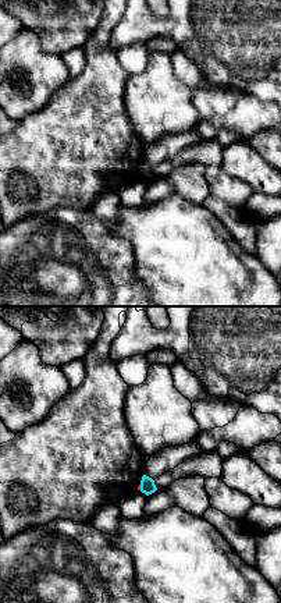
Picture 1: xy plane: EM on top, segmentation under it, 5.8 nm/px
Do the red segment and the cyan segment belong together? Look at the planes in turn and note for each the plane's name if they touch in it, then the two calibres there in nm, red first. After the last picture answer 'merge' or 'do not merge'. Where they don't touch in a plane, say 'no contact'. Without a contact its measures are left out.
contact in xy; calibres 20 and 90 nm

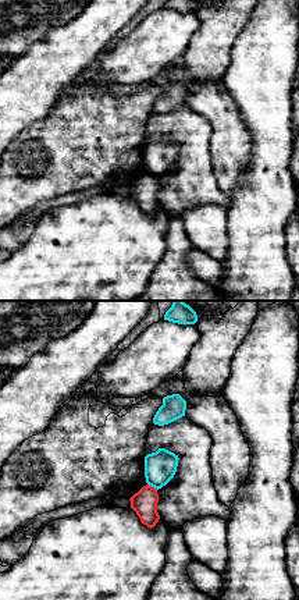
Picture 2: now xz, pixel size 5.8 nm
contact in xz; calibres 150 and 190 nm

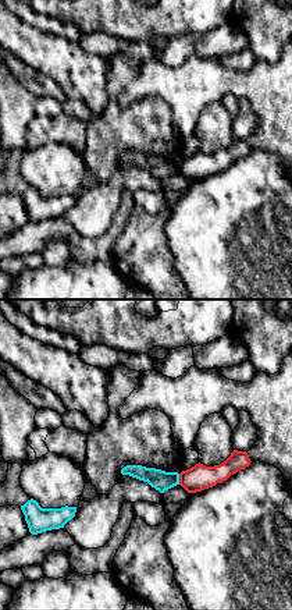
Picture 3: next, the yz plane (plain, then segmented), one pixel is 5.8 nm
contact in yz; calibres 150 and 120 nm

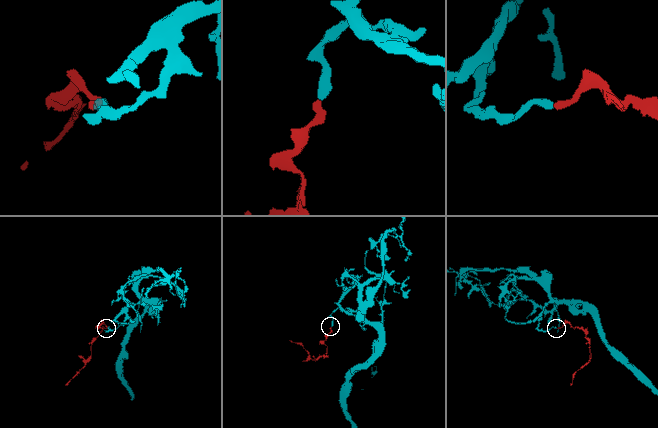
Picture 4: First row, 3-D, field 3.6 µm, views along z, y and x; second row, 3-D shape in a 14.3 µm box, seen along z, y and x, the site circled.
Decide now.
do not merge

